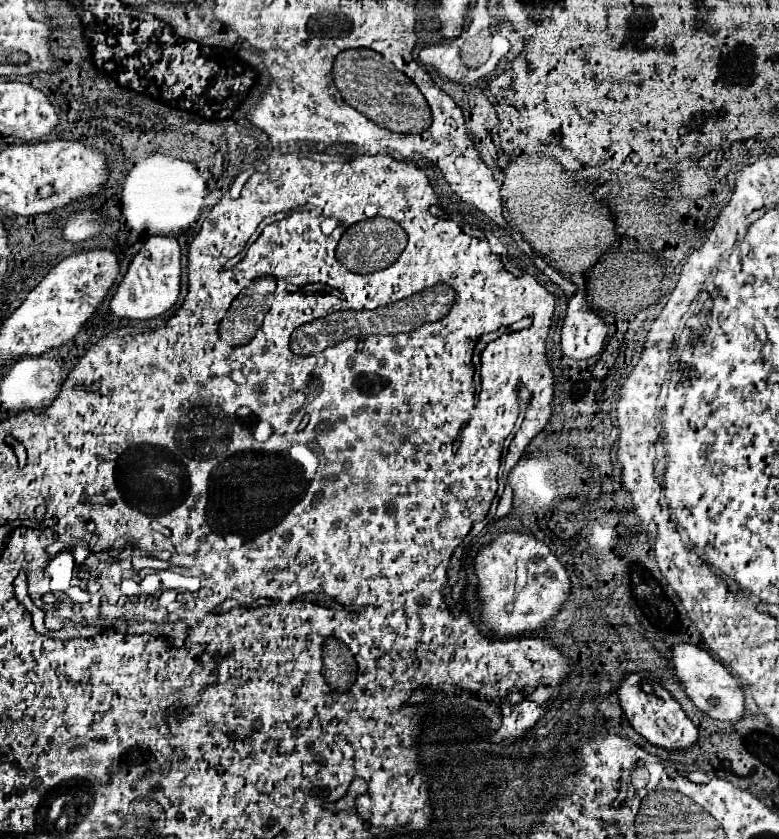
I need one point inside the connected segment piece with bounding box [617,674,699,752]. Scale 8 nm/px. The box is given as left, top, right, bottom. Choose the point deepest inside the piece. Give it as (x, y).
(653, 713)

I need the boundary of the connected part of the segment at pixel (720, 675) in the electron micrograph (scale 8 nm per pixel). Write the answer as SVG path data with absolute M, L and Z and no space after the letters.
M679 644L673 650L673 662L675 662L675 674L683 682L685 692L689 694L693 704L699 710L703 710L709 718L731 722L731 724L745 718L745 698L743 698L743 688L739 680L731 676L727 668L719 664L709 652L693 644Z

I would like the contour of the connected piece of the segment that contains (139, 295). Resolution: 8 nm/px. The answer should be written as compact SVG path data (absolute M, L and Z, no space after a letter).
M151 236L146 242L146 248L142 248L129 264L129 272L125 274L125 280L119 284L111 300L111 312L121 318L149 320L167 312L177 302L179 292L181 292L181 246L174 237Z

